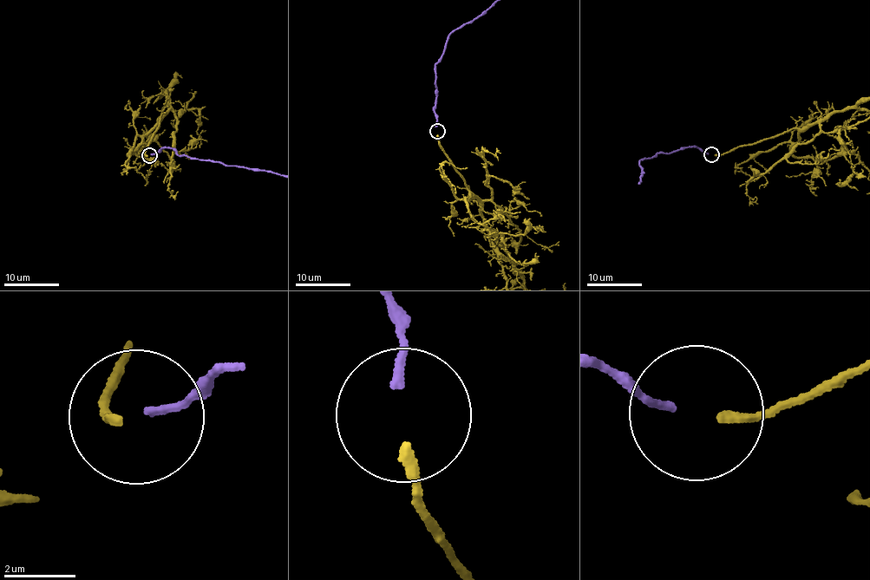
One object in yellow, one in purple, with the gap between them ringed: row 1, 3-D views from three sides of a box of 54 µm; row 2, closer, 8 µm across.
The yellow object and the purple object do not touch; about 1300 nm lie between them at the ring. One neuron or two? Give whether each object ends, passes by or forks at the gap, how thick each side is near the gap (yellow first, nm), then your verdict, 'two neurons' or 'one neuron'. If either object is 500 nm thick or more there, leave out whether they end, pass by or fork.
yellow ends there; purple ends there; 280 nm thick on the yellow side, 240 nm on the other; one neuron

